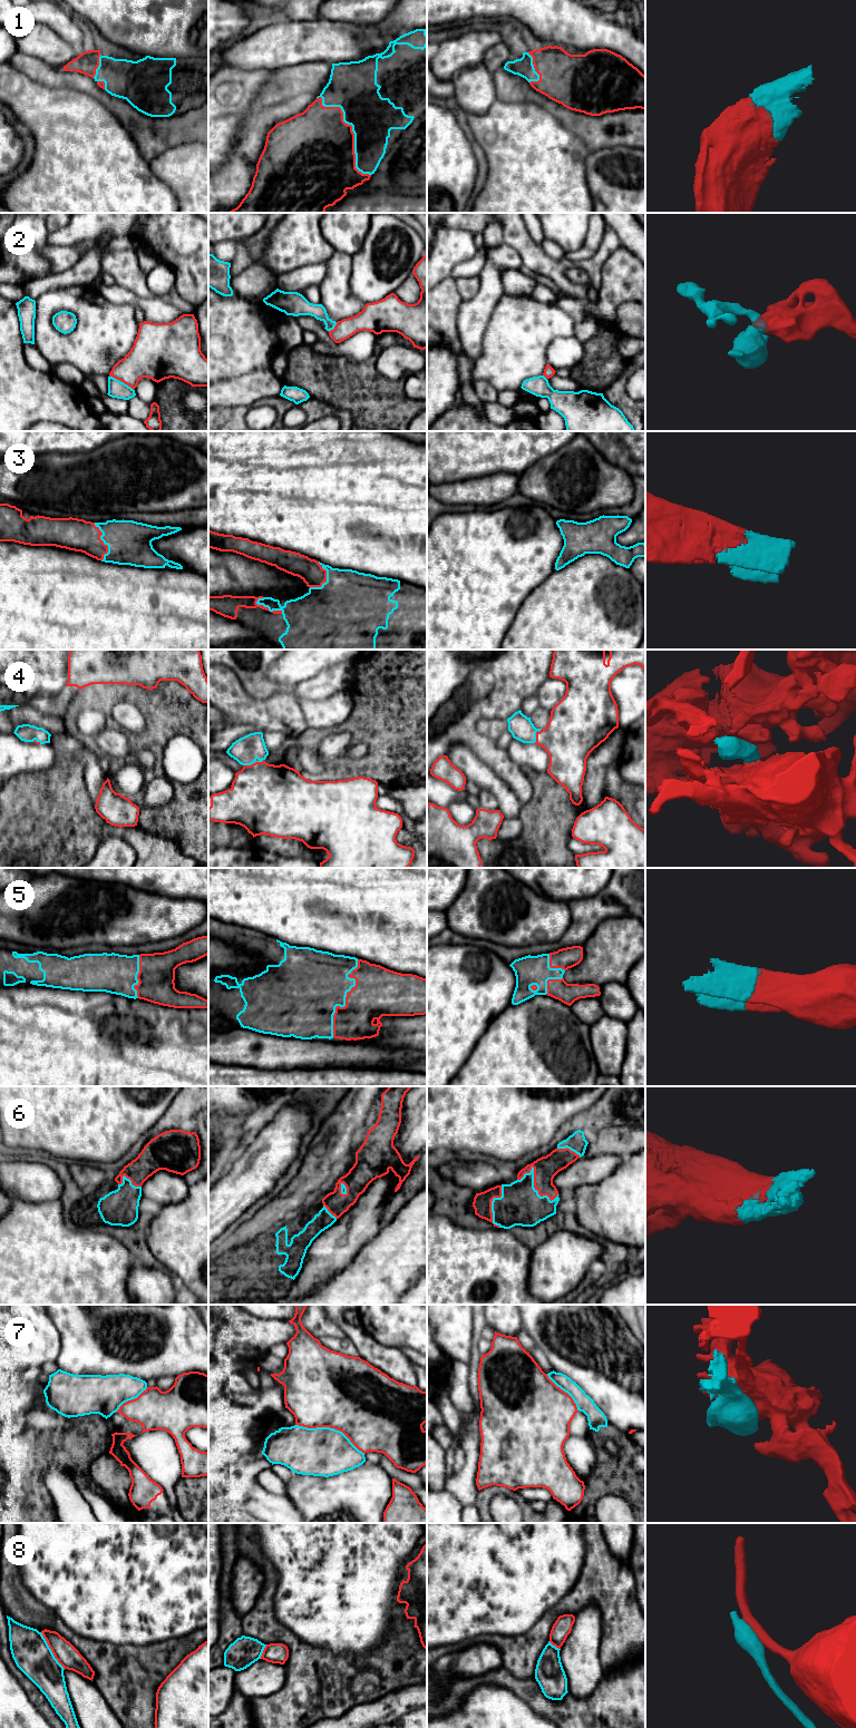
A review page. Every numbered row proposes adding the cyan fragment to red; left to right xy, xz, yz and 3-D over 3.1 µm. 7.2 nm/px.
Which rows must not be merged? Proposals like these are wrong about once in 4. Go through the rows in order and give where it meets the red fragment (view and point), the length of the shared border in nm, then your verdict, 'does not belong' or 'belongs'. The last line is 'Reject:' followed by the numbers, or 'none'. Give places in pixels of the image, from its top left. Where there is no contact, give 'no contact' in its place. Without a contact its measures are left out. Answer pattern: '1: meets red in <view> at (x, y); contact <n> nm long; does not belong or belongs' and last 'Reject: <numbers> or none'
1: meets red in xz at (351, 130); contact 700 nm long; belongs
2: meets red in xy at (122, 381); contact 200 nm long; belongs
3: meets red in xy at (103, 542); contact 280 nm long; belongs
4: meets red in xz at (253, 763); contact 150 nm long; belongs
5: meets red in xz at (346, 1001); contact 600 nm long; belongs
6: meets red in yz at (534, 1183); contact 320 nm long; belongs
7: meets red in xz at (330, 1427); contact 550 nm long; belongs
8: meets red in xy at (51, 1650); contact 320 nm long; does not belong
Reject: 8

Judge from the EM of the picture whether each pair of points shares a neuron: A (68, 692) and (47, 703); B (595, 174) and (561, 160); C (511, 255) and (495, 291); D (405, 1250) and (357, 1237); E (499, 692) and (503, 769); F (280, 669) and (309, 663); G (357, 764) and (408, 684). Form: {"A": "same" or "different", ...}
{"A": "same", "B": "different", "C": "same", "D": "different", "E": "same", "F": "same", "G": "same"}

